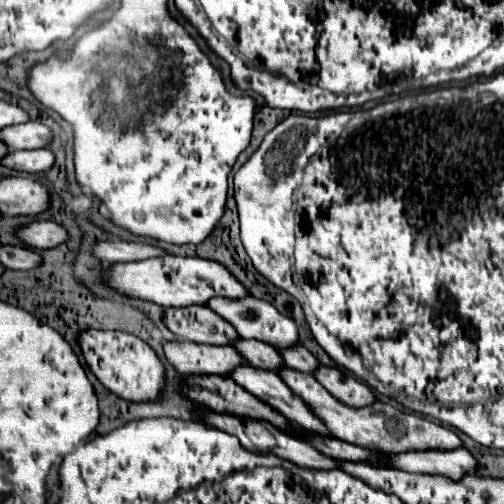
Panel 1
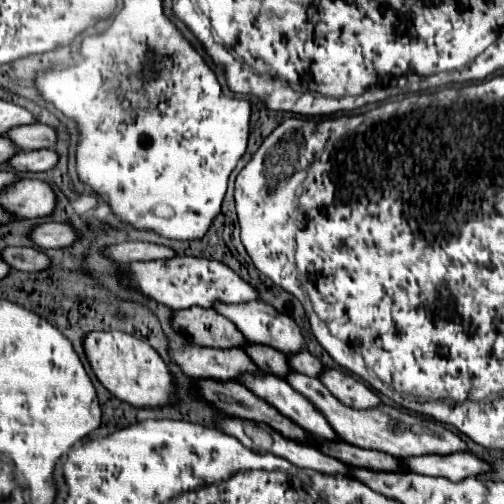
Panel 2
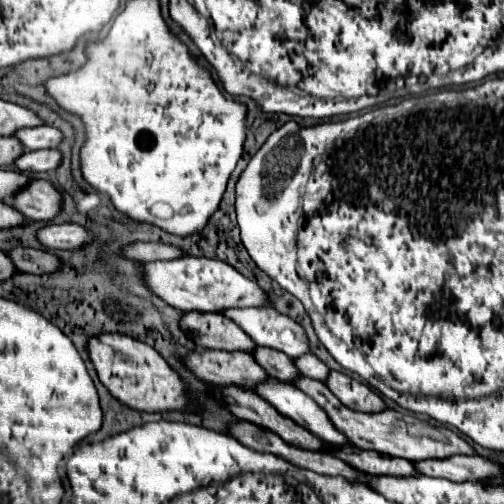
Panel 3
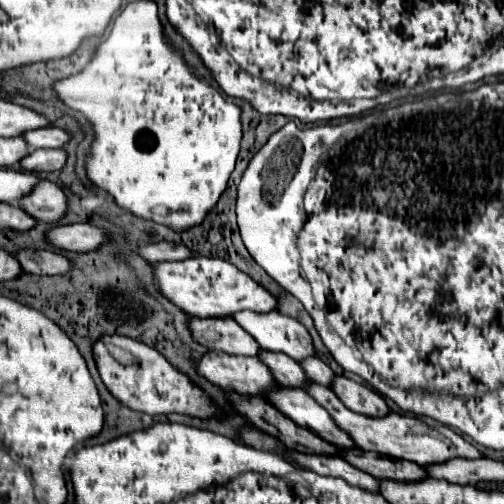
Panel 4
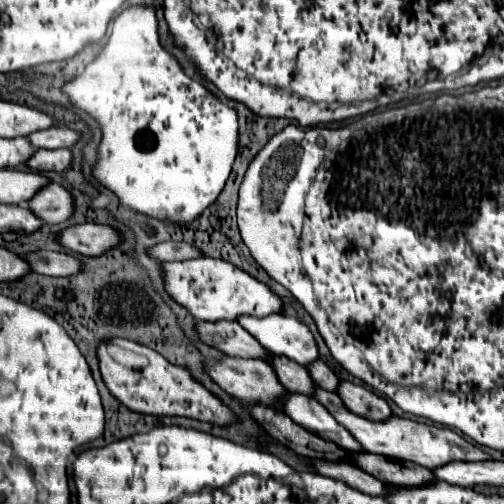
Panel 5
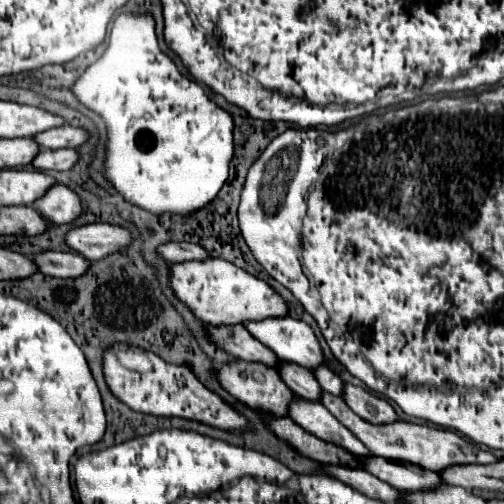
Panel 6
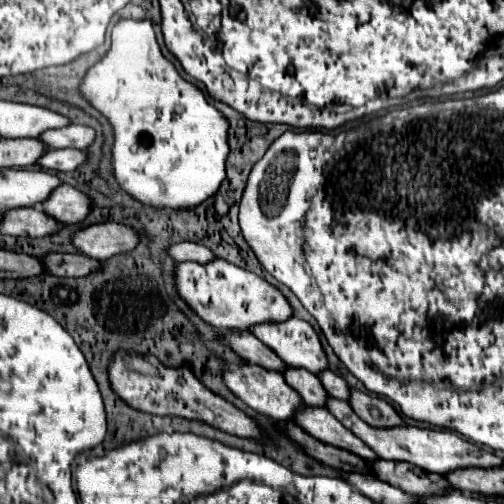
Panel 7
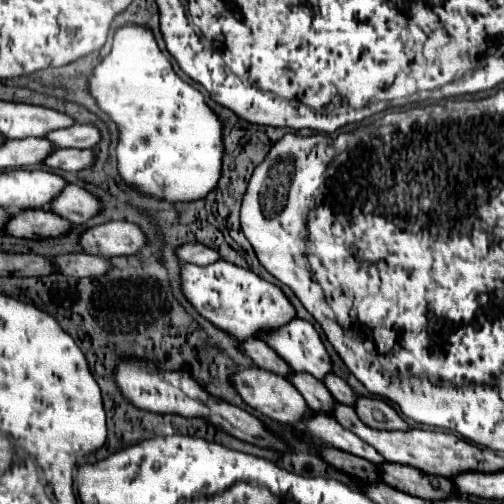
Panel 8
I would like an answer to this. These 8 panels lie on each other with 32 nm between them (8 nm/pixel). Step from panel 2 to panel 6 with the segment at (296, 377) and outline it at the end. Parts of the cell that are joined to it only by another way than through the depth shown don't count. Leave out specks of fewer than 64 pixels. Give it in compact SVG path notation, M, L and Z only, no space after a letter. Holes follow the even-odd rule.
M324 392L324 396L320 396L320 402L330 410L330 414L340 424L344 424L354 436L358 436L358 440L366 448L370 448L372 454L382 456L386 460L412 462L412 464L418 464L432 472L440 472L452 464L492 464L498 460L492 452L482 450L478 444L472 444L466 438L462 438L456 432L446 430L446 428L414 424L414 422L406 422L406 420L396 420L396 424L368 424L366 420L360 420L360 416L356 416L344 404L344 400L340 396L328 396L328 392Z

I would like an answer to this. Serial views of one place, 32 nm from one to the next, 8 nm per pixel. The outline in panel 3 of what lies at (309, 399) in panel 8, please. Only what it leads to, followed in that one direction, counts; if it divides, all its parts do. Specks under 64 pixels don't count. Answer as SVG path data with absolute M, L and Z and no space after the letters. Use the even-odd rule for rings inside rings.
M258 346L256 352L252 352L252 356L270 376L274 376L274 378L278 378L282 382L290 382L290 380L294 380L300 374L296 370L292 358L284 356L284 352L276 352L272 348Z

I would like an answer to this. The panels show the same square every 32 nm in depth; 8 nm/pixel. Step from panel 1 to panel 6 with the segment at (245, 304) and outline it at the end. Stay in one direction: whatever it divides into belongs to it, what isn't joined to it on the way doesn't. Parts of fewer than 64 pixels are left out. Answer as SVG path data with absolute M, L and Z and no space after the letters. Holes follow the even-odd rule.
M268 318L268 320L248 320L244 328L256 336L264 346L272 348L280 360L300 364L308 370L320 366L322 352L312 328L296 318Z

